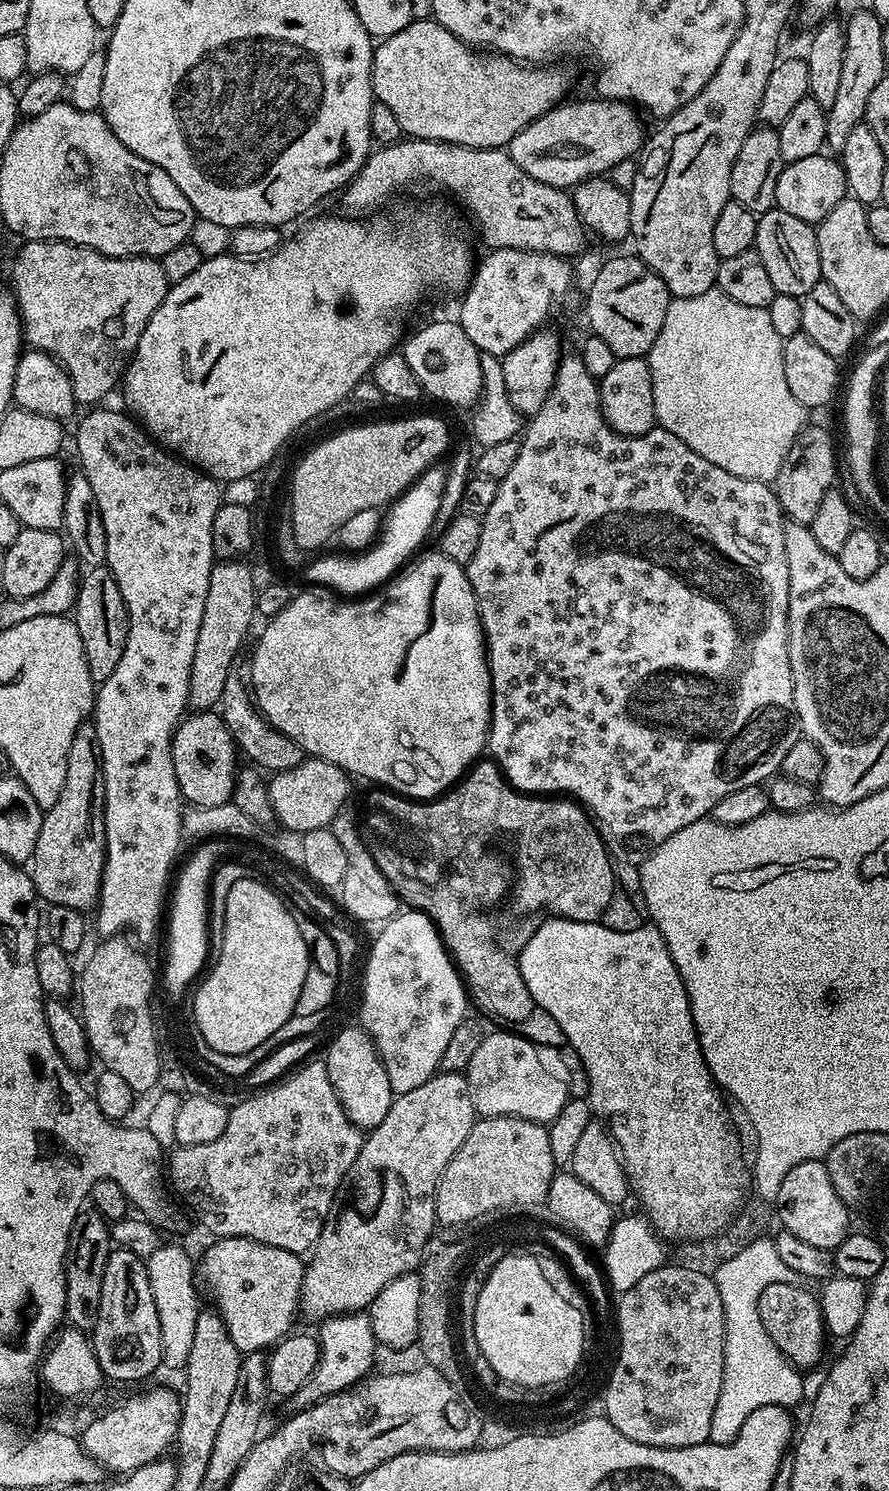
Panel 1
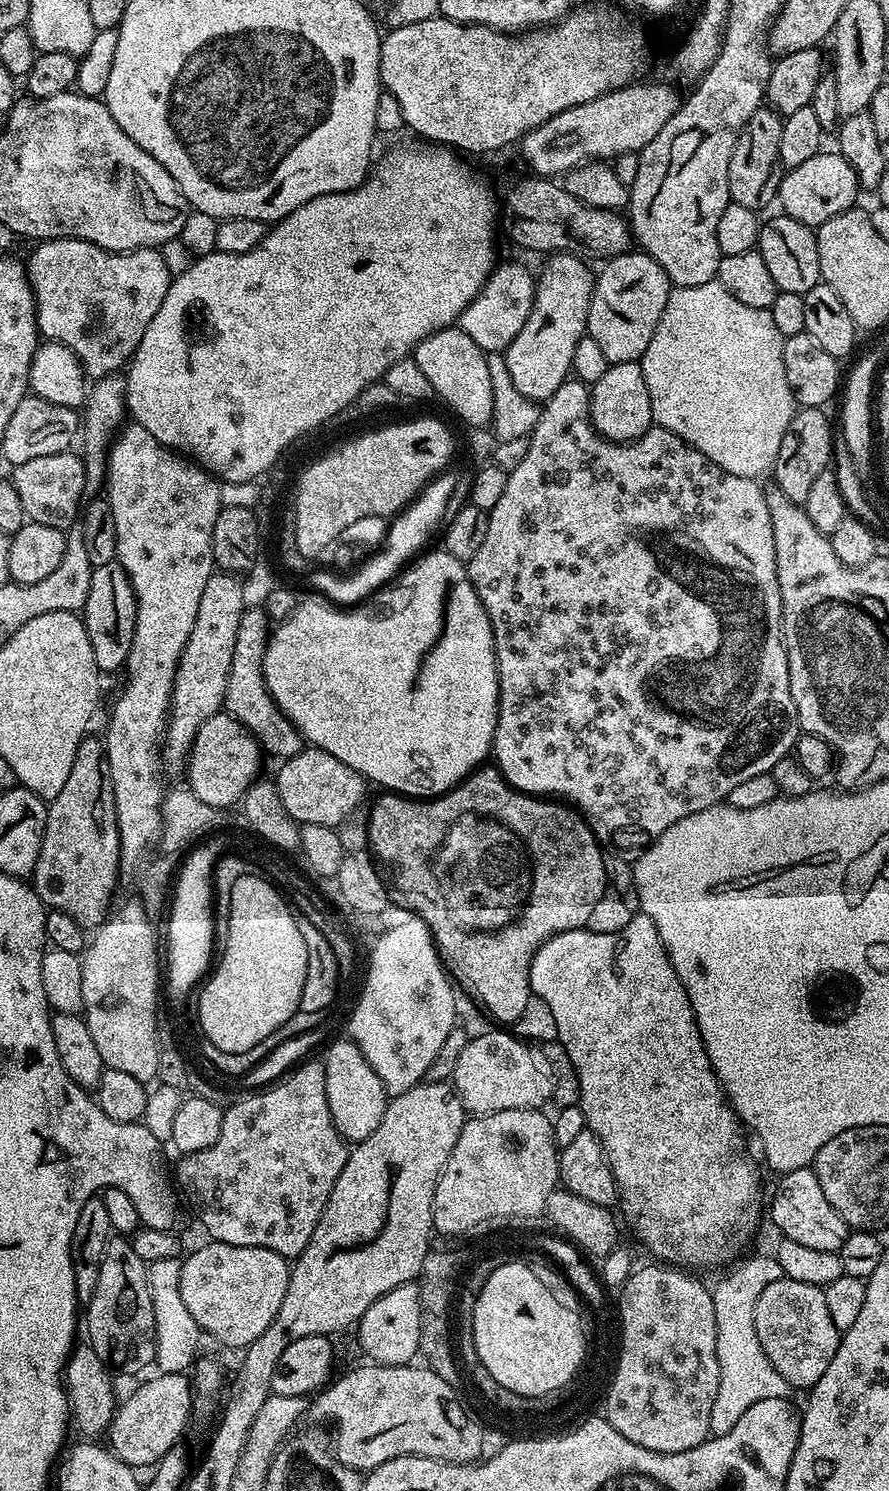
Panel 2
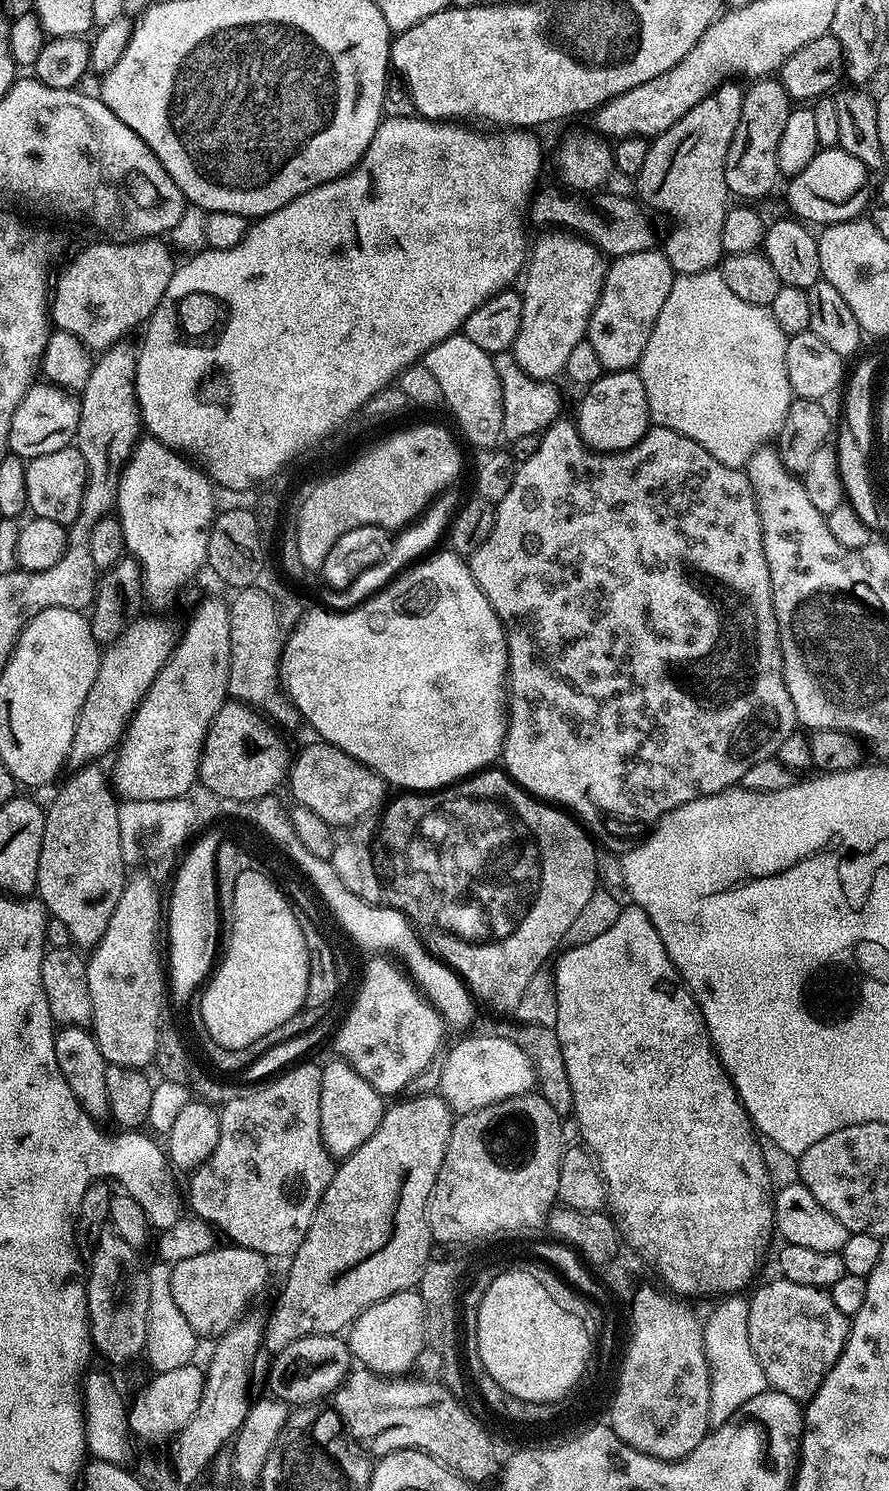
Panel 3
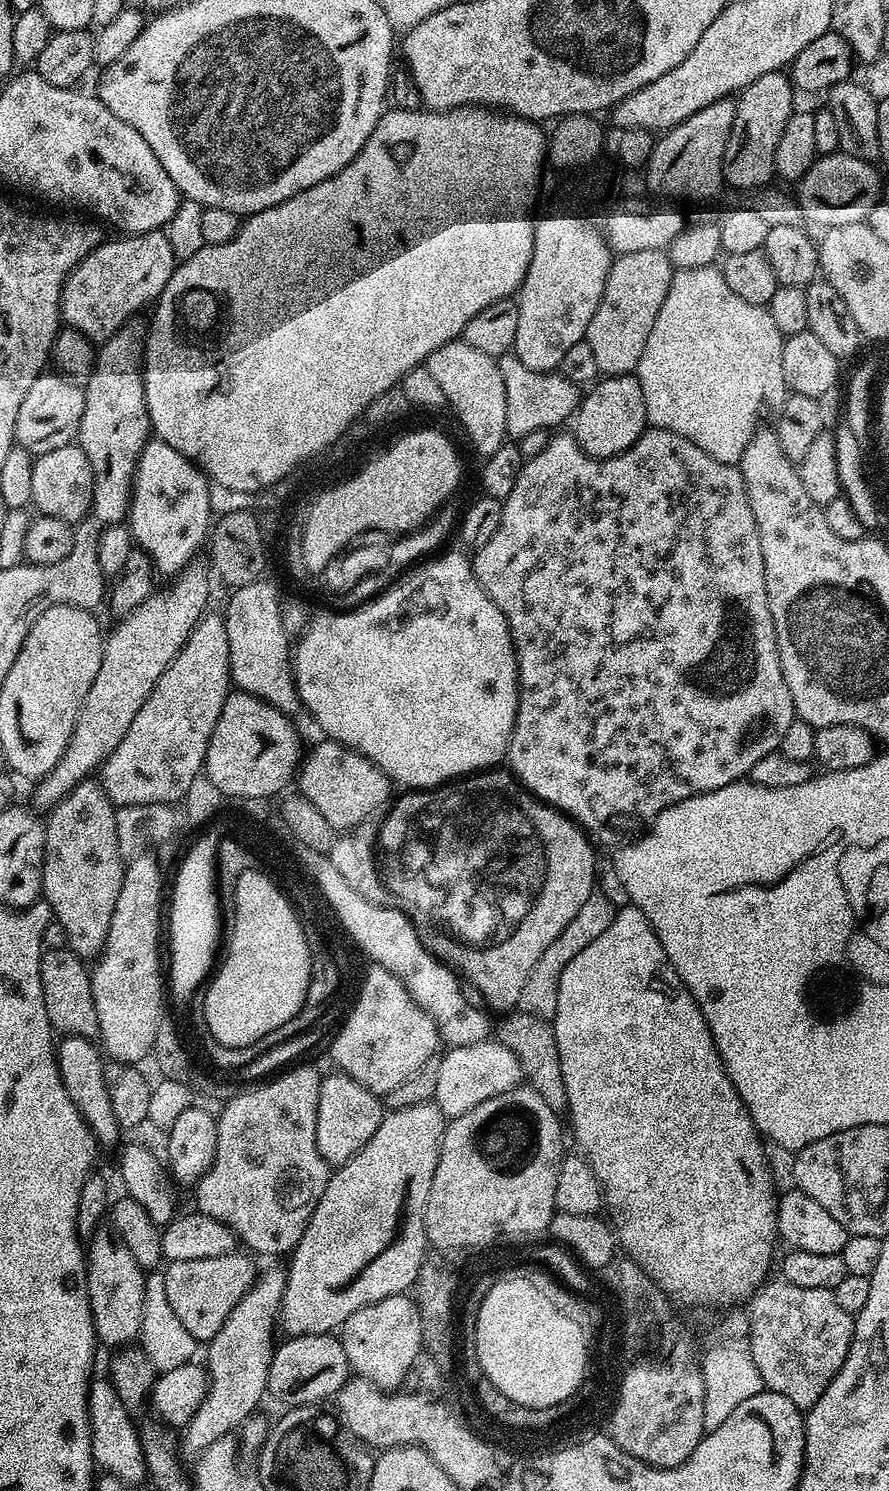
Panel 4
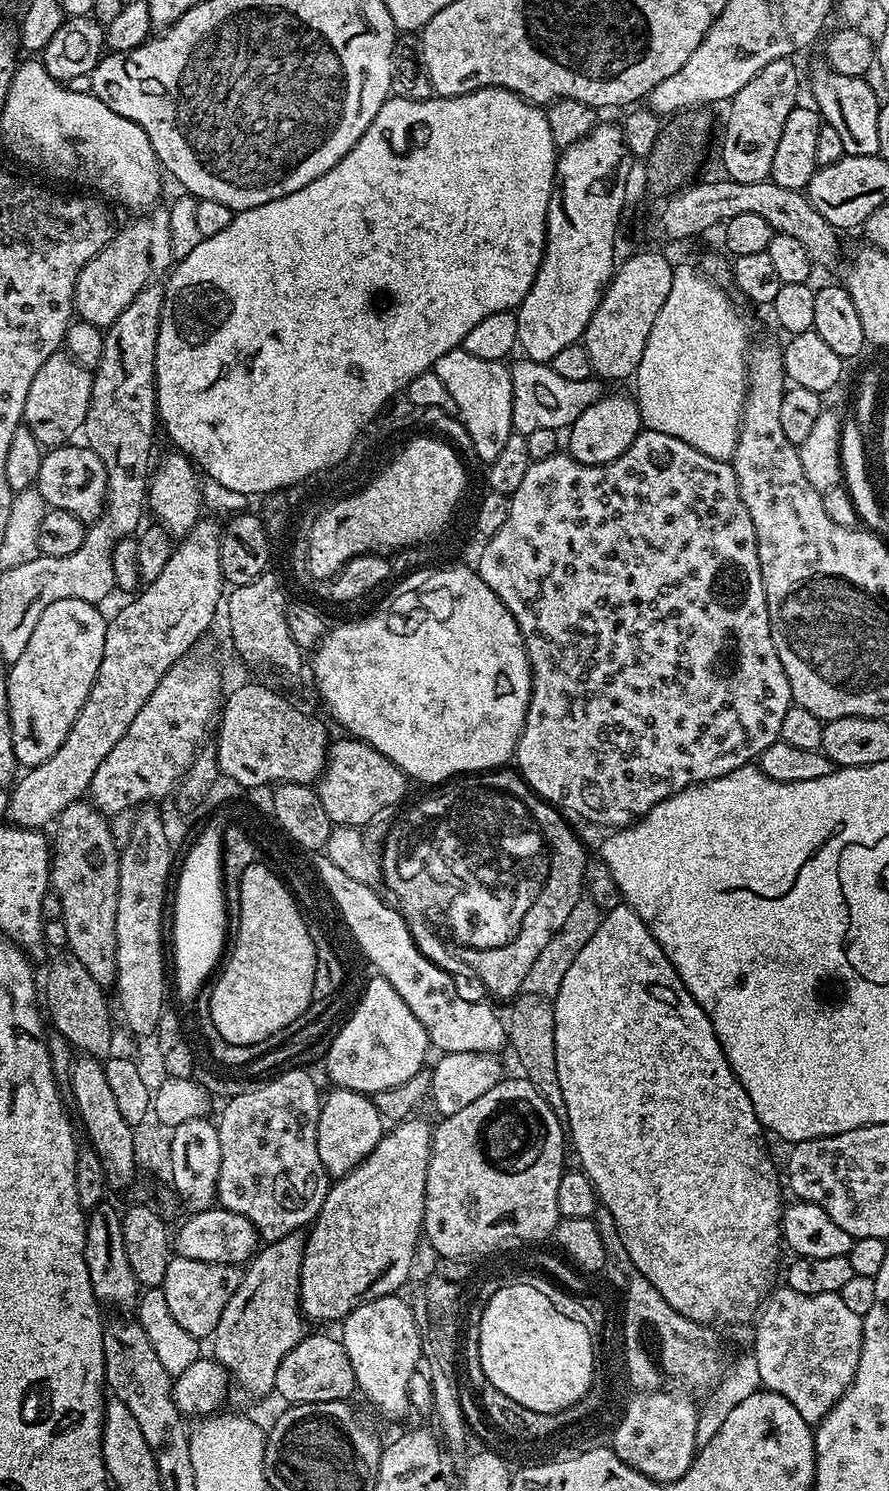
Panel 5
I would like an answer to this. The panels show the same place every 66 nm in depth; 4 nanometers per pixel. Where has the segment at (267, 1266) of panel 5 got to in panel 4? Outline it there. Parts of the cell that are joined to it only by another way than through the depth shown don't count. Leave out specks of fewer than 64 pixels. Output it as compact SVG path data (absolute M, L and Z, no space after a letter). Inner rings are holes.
M268 1268L259 1273L252 1289L244 1295L242 1302L234 1306L230 1318L214 1334L212 1340L207 1341L208 1364L208 1393L198 1406L194 1418L182 1432L182 1452L185 1457L199 1457L214 1442L224 1436L232 1436L241 1424L257 1411L260 1399L265 1399L268 1390L268 1371L272 1361L274 1343L272 1339L278 1333L280 1319L280 1303L284 1293L286 1272L281 1268Z

